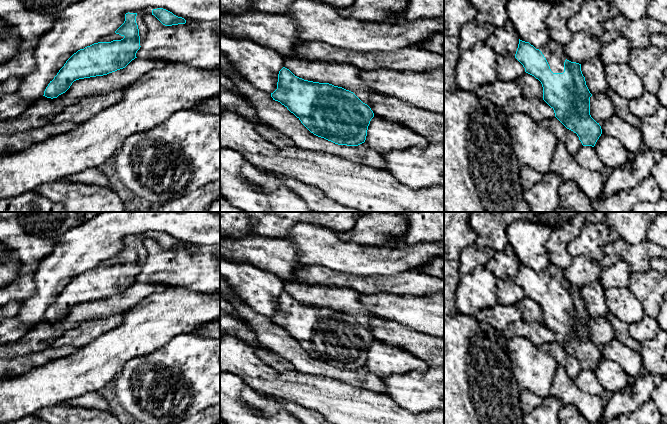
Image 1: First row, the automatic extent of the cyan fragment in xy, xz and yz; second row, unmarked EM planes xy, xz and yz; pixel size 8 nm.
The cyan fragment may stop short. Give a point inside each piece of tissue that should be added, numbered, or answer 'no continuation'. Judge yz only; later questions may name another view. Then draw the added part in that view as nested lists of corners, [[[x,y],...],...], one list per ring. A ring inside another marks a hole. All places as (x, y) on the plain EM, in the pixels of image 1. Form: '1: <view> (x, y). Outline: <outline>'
1: yz (554, 276). Outline: [[[550,264],[545,271],[539,274],[546,282],[553,297],[564,296],[565,284],[567,283],[570,285],[569,281],[565,277],[565,268]]]

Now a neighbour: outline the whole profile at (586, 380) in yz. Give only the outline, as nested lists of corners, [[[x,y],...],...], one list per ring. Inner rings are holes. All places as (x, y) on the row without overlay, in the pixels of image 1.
[[[582,370],[574,378],[574,384],[584,393],[591,395],[601,396],[606,393],[592,370]]]

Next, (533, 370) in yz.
[[[521,336],[507,340],[507,354],[519,389],[549,397],[558,367],[555,359]]]

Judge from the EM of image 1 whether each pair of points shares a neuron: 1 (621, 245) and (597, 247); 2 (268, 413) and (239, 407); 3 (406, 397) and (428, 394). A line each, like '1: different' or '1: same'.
1: different
2: same
3: same

